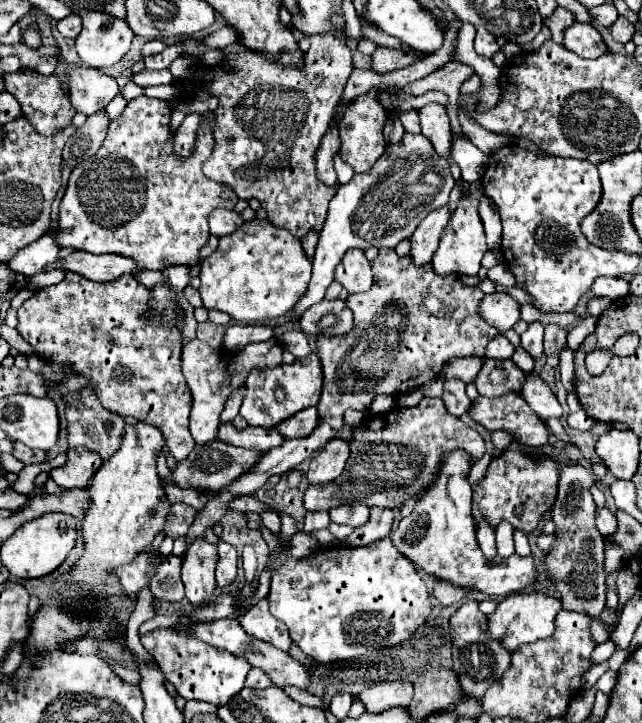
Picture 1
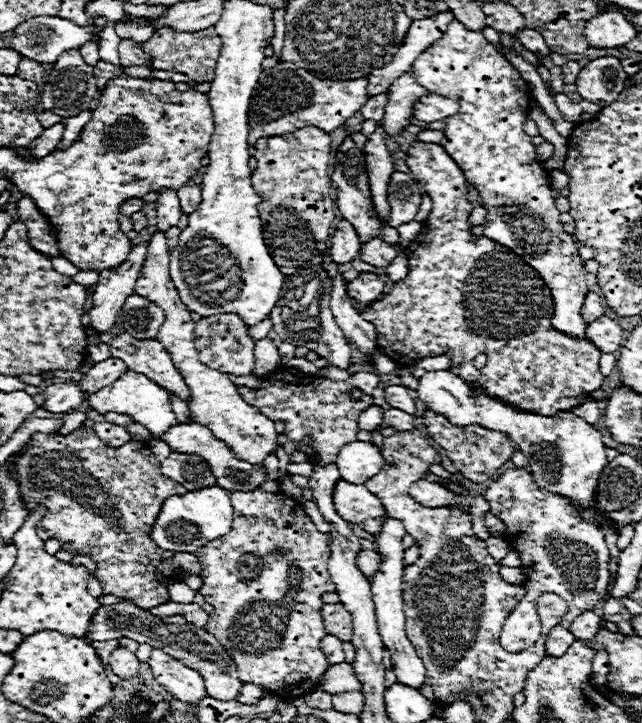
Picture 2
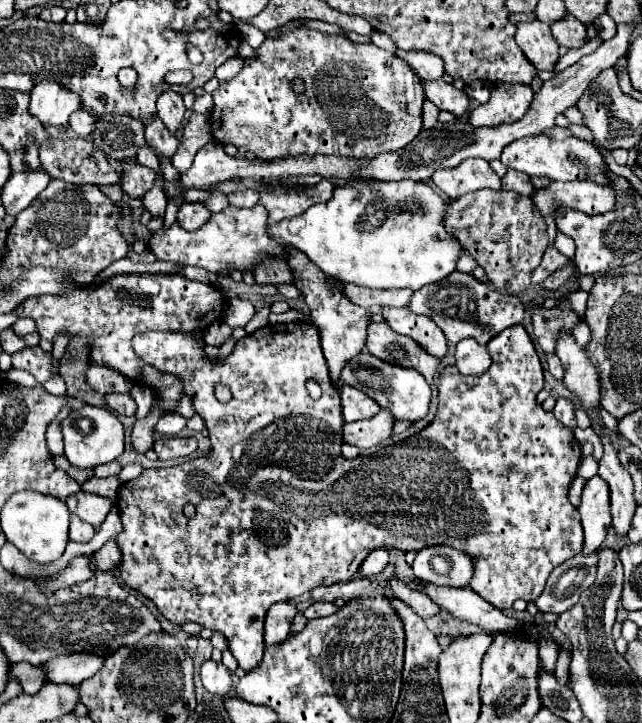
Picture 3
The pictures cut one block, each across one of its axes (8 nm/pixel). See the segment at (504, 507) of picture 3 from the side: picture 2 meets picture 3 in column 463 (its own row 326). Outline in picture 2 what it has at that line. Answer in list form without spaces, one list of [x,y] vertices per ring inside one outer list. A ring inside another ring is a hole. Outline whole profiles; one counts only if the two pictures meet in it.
[[[414,140],[406,152],[406,164],[414,178],[424,186],[432,198],[432,212],[424,222],[420,236],[406,250],[410,272],[406,280],[392,286],[392,292],[382,300],[372,302],[360,314],[376,326],[378,342],[384,354],[400,364],[412,364],[426,356],[448,354],[452,360],[452,372],[460,372],[466,380],[476,380],[492,396],[508,400],[518,408],[540,412],[542,416],[554,416],[562,410],[572,410],[584,404],[588,396],[602,386],[604,376],[600,374],[600,350],[588,340],[576,340],[556,332],[550,324],[554,302],[548,286],[532,266],[514,254],[510,248],[492,242],[486,236],[472,234],[468,222],[474,206],[468,200],[468,182],[458,164],[448,156],[440,144]],[[486,354],[488,362],[482,370],[474,368],[474,358]]]

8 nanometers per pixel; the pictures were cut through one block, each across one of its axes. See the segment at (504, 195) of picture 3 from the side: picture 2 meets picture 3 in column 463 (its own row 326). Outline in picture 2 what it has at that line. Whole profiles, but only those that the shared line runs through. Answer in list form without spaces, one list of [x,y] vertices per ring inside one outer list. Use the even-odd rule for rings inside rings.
[[[216,314],[210,318],[202,318],[196,322],[196,350],[200,352],[200,360],[210,368],[220,368],[220,372],[244,376],[252,374],[254,368],[254,342],[248,336],[246,324],[236,314]]]

